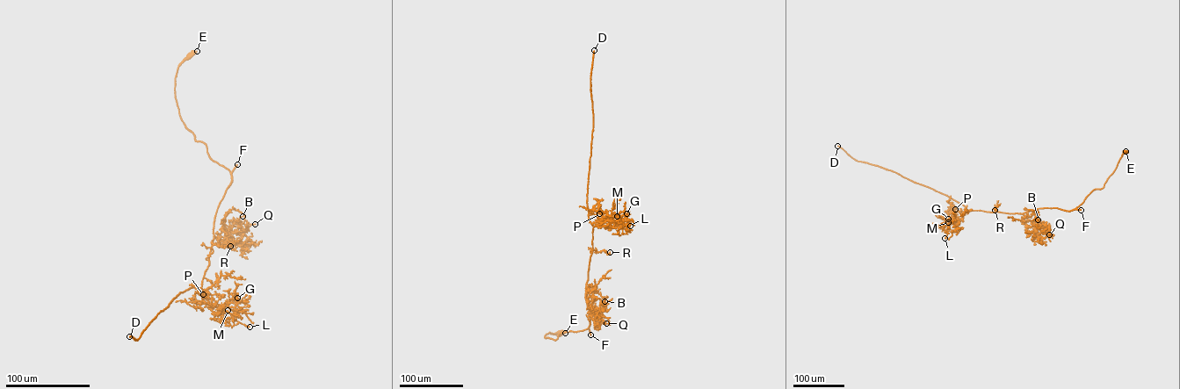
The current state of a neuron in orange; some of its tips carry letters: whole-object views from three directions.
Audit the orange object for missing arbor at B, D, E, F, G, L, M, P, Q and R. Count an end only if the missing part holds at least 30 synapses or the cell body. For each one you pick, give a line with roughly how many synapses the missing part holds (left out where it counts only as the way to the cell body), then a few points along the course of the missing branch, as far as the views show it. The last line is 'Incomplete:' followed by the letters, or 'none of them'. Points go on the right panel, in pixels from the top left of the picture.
D: 3000 syn
F: 1500 syn | (1081, 210), (1098, 212), (1136, 226), (1128, 233)
Incomplete: D, F

